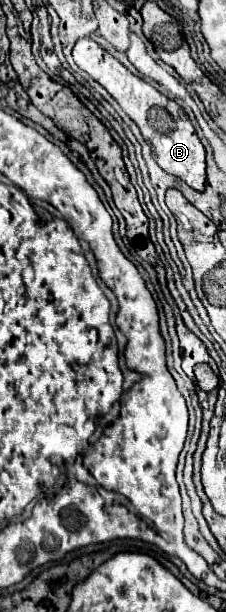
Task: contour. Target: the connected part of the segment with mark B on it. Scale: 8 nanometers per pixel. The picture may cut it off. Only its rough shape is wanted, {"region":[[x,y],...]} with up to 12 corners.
{"region":[[92,38],[74,62],[136,122],[162,170],[204,190],[188,114]]}

